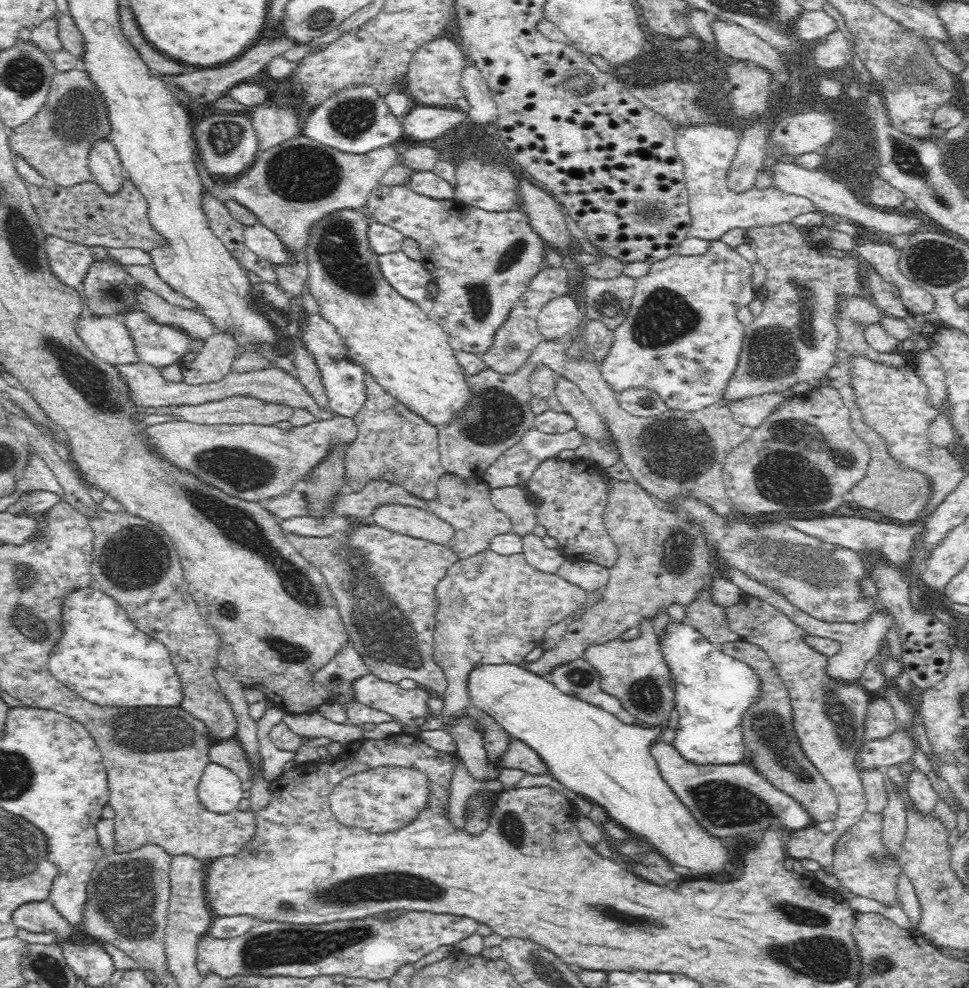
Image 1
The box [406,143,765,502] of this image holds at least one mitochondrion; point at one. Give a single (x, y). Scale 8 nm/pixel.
(663, 317)

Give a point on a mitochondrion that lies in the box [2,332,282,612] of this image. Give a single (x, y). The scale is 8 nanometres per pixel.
(135, 555)

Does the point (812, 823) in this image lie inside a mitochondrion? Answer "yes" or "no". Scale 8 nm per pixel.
no

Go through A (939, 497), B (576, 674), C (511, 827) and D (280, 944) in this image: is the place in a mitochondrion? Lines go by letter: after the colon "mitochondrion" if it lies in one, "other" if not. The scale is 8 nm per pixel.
A: other
B: mitochondrion
C: mitochondrion
D: mitochondrion

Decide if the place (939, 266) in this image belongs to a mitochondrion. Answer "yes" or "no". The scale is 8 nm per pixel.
yes

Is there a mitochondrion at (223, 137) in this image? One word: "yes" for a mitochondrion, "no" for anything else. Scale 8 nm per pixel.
yes

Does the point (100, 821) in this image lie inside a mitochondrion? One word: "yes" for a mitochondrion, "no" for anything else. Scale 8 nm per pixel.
no

